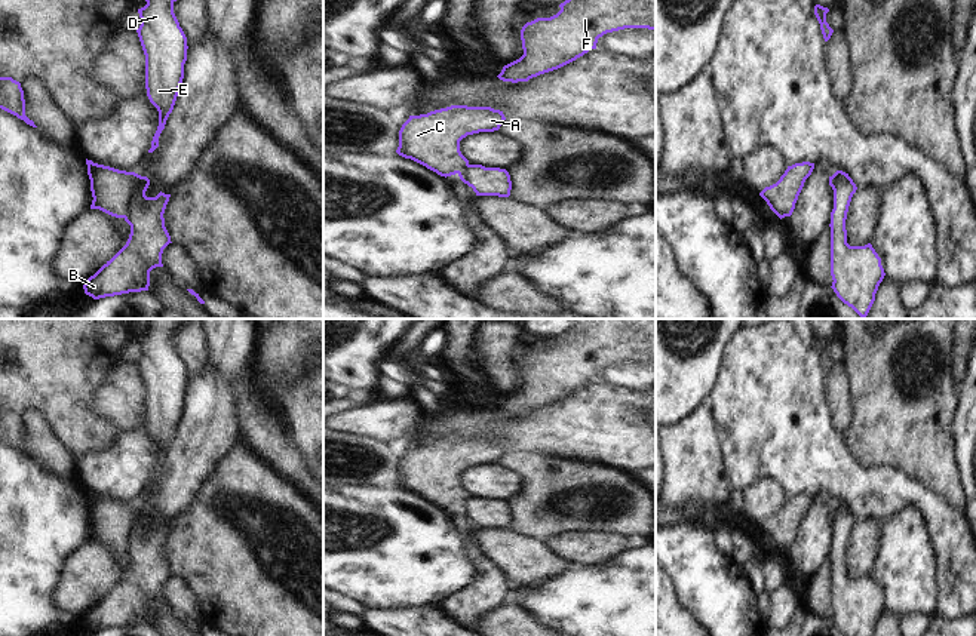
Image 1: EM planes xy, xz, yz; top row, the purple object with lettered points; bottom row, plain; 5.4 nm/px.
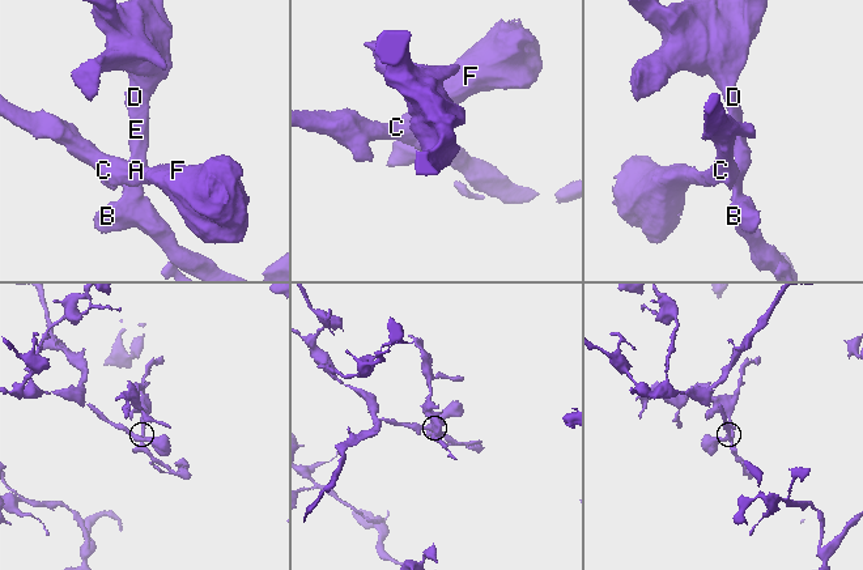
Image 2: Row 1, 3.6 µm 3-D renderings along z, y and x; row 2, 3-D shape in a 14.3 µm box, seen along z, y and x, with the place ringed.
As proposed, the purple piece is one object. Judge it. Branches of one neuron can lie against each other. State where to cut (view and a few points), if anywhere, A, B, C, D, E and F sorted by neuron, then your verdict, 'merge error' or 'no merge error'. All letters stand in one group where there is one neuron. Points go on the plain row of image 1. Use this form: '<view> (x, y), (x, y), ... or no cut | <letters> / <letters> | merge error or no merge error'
xy (135, 506), (135, 519), (123, 549) | A C F / B D E | merge error

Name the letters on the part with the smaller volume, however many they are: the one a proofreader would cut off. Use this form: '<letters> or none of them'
B, D, E

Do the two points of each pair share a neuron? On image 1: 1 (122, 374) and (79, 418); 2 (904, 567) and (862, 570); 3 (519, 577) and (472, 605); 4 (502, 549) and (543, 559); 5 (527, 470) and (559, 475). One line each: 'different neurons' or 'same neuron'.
1: different neurons
2: different neurons
3: different neurons
4: same neuron
5: same neuron

